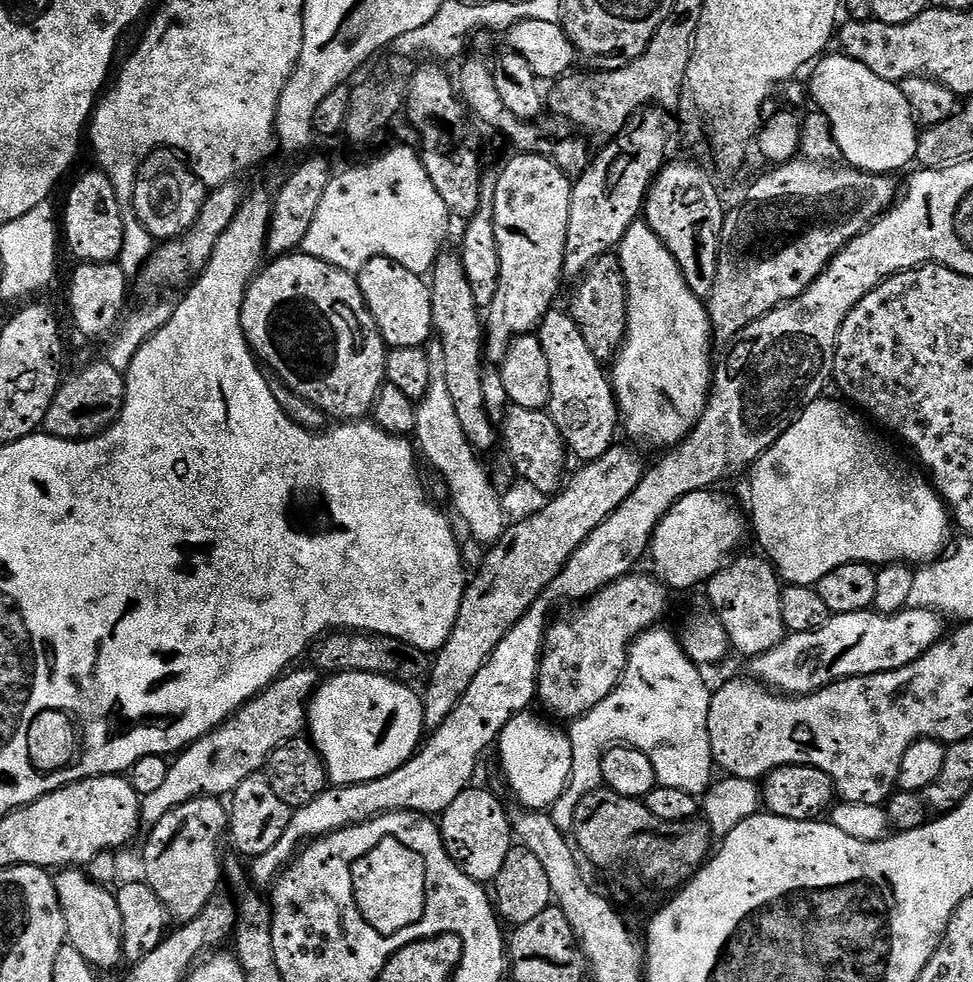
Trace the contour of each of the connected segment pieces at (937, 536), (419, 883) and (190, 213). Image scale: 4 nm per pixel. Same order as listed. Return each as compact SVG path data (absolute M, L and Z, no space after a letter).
M821 398L806 406L790 430L751 465L752 528L760 543L759 551L776 569L781 581L809 586L826 578L830 570L846 566L846 562L873 566L903 562L919 566L937 559L949 543L950 513L936 485L923 471L912 473L896 457L895 450L887 448L847 403L828 399Z
M394 836L392 840L376 846L372 852L366 852L352 872L352 882L358 908L374 926L384 932L410 932L416 918L428 918L430 914L428 910L432 898L426 858L402 838L398 842Z
M155 148L149 156L141 163L140 172L136 176L136 187L134 195L130 200L130 208L136 211L140 224L145 228L147 235L153 241L163 242L174 240L176 237L186 234L194 226L198 214L202 214L204 200L208 197L209 189L203 180L188 167L187 163L171 148Z

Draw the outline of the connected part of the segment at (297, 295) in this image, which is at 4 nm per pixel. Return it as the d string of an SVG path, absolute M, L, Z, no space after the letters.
M303 254L278 256L268 263L265 263L257 272L256 277L252 279L252 283L244 292L244 301L240 307L240 325L244 331L244 337L248 340L248 345L252 348L252 355L273 377L276 375L275 379L279 383L294 390L294 394L298 394L298 398L304 398L306 402L313 404L315 408L324 413L325 417L332 419L333 416L333 421L336 422L363 421L371 413L372 407L376 404L376 396L380 393L380 387L386 382L386 358L390 348L384 343L383 336L375 324L375 318L371 316L371 310L364 300L357 277L330 262Z

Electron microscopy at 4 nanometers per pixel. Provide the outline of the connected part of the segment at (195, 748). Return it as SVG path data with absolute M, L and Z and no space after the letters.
M296 666L285 671L284 675L280 676L270 686L266 686L253 700L243 704L234 715L229 716L224 723L219 724L213 732L208 732L201 740L196 740L188 745L169 763L166 779L160 789L156 793L141 799L140 823L145 829L152 829L171 808L182 806L200 796L231 797L232 791L238 786L242 786L242 782L246 782L246 778L257 775L267 765L270 754L274 754L274 750L278 750L278 746L297 739L305 731L308 723L308 704L321 683L322 676L311 666L300 667Z

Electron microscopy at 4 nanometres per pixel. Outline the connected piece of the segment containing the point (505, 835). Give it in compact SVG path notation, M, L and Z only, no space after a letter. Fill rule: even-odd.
M469 786L454 798L454 802L450 802L450 806L446 806L439 817L438 827L452 861L470 878L492 882L514 845L512 821L509 809L504 809L503 802L494 793L476 787Z

